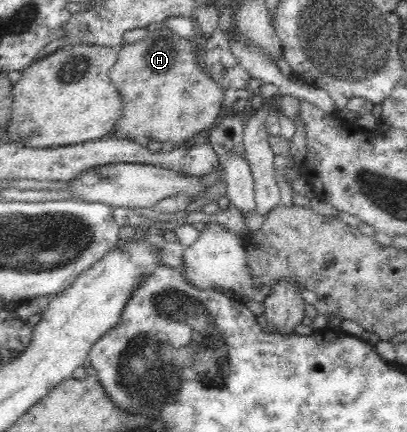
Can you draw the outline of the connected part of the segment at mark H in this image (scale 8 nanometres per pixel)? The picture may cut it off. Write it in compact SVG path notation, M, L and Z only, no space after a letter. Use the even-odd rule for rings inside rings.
M165 25L148 31L138 42L124 44L118 49L118 61L111 67L109 78L122 96L123 110L113 131L126 139L132 139L142 145L148 141L171 141L175 146L182 145L184 139L190 139L198 133L208 131L216 125L218 115L224 110L224 89L218 86L202 66L194 65L192 46L187 38L181 37Z

